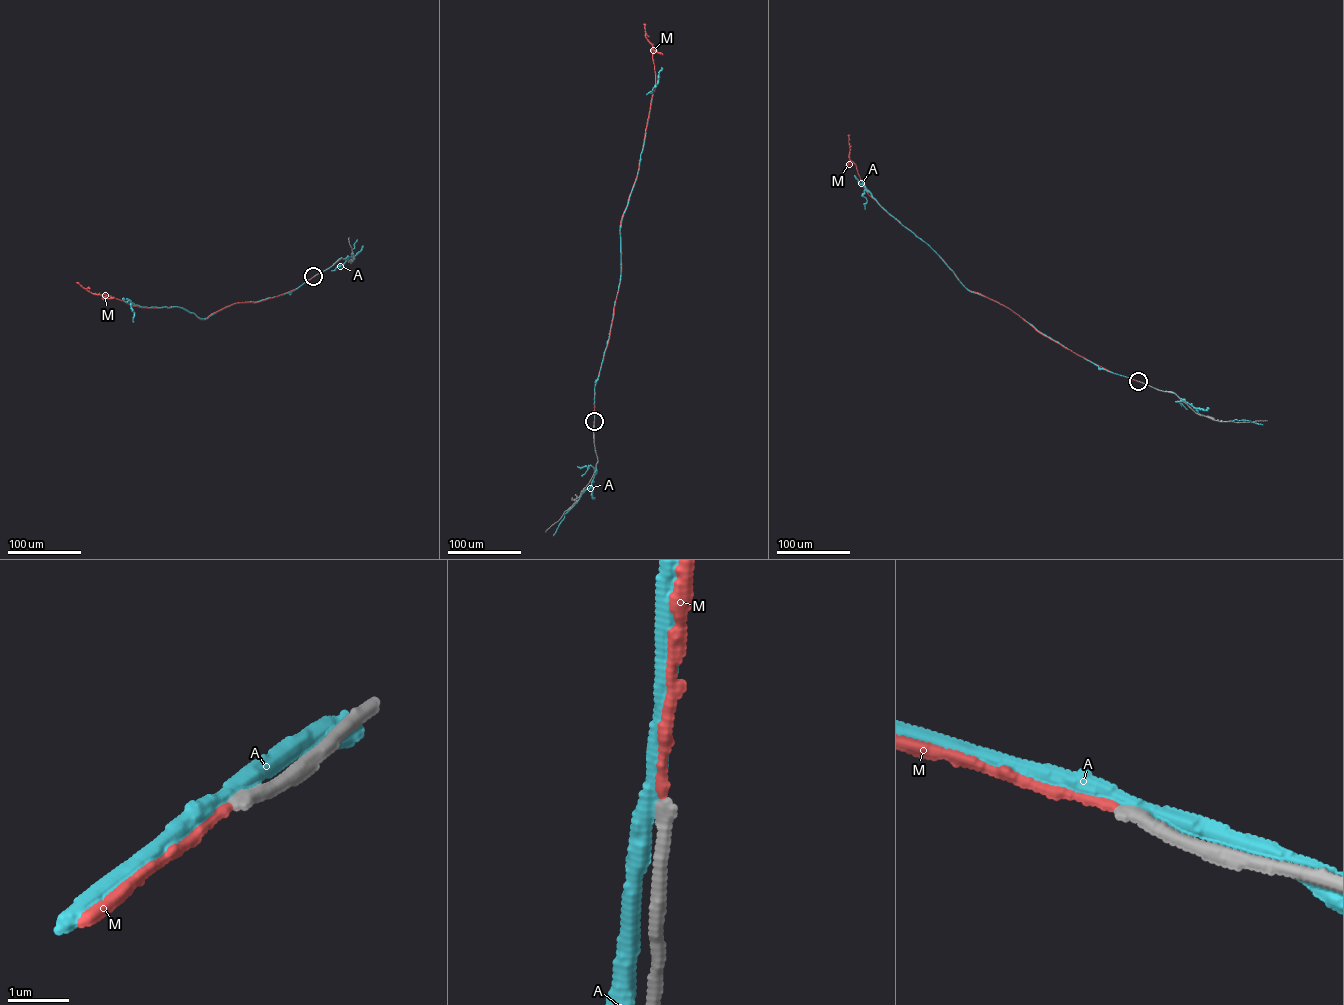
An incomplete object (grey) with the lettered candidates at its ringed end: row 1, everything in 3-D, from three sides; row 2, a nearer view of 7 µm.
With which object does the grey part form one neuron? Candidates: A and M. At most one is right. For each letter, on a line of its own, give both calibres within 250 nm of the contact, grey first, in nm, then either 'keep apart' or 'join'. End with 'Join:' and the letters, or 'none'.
A: calibres 220 and 280 nm; keep apart
M: calibres 200 and 120 nm; join
Join: M

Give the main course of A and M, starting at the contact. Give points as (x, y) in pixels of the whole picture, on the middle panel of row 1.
A: (594, 421), (595, 385), (609, 338), (620, 282), (620, 227), (636, 178), (656, 84), (646, 94)
M: (594, 421), (595, 385), (621, 275), (620, 222), (637, 176), (655, 83), (653, 48), (643, 24)

